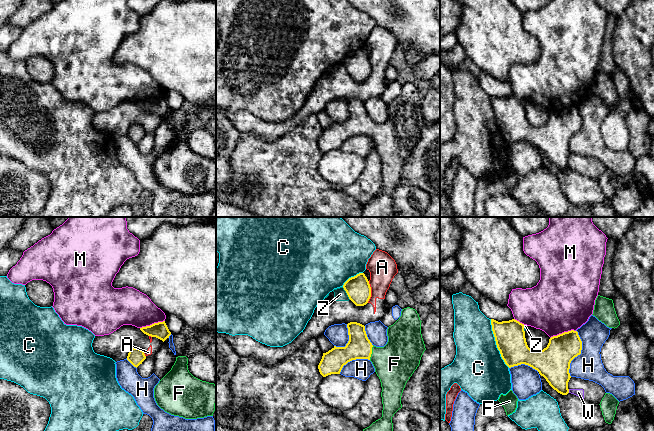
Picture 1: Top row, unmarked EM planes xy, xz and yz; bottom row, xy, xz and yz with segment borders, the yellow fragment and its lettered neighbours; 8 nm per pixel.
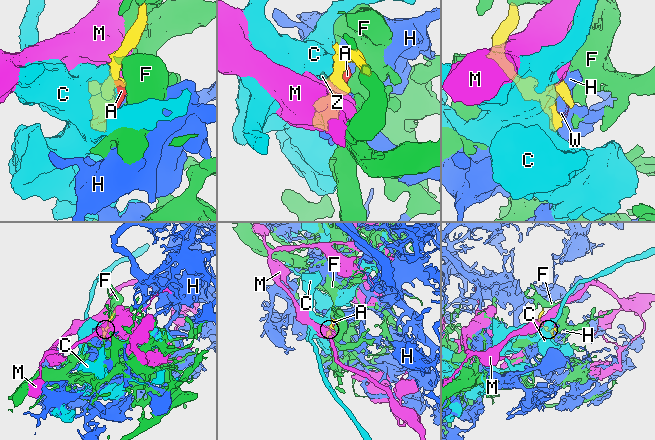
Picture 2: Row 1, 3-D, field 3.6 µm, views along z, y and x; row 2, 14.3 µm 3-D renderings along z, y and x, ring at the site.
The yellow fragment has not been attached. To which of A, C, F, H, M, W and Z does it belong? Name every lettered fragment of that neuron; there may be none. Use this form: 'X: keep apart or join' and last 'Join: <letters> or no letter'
A: keep apart
C: keep apart
F: join
H: keep apart
M: keep apart
W: keep apart
Z: keep apart
Join: F

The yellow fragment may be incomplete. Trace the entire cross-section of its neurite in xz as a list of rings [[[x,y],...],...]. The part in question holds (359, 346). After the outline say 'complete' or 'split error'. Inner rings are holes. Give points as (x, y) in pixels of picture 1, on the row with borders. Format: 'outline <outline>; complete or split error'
outline [[[402,309],[399,319],[387,329],[388,342],[384,347],[376,347],[370,342],[364,325],[350,322],[347,324],[349,341],[346,346],[334,346],[323,353],[318,365],[323,377],[340,374],[343,366],[352,360],[368,359],[372,362],[381,382],[383,410],[382,417],[363,431],[393,431],[392,417],[402,408],[405,385],[426,350],[421,322],[415,309]]]; split error

